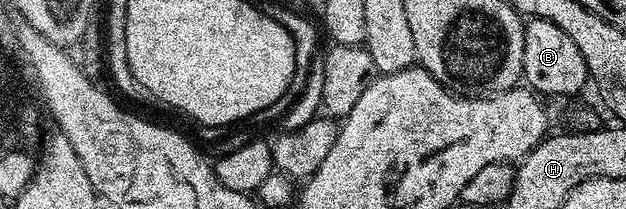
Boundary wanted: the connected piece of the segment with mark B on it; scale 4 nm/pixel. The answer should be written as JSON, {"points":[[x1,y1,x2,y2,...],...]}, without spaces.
{"points":[[534,17,525,21,521,75,528,88,546,98,569,97,572,93,579,92,589,81,583,51,579,51,579,47,575,47,575,43,571,43,571,38,564,31,559,31,559,27,555,27,555,23,542,17]]}

